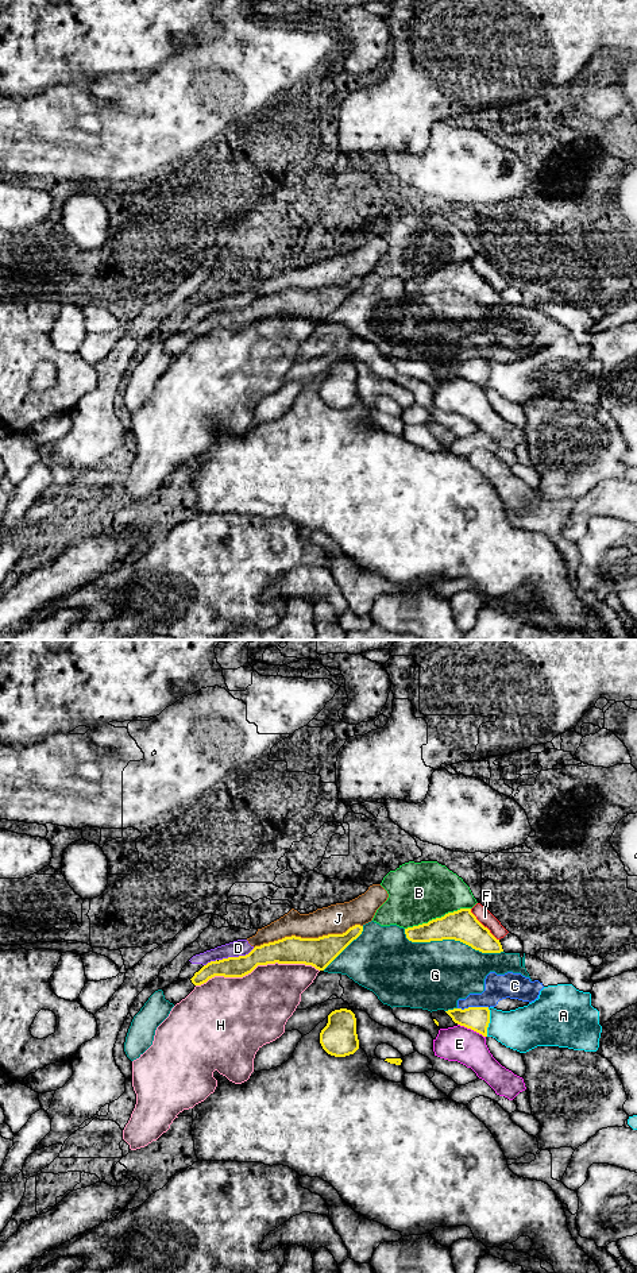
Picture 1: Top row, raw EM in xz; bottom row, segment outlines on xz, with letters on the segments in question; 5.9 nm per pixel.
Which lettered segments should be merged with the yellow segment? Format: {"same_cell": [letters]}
{"same_cell": []}

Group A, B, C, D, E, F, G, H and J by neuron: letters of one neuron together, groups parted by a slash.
A / B / C G / D J / E / F / H

